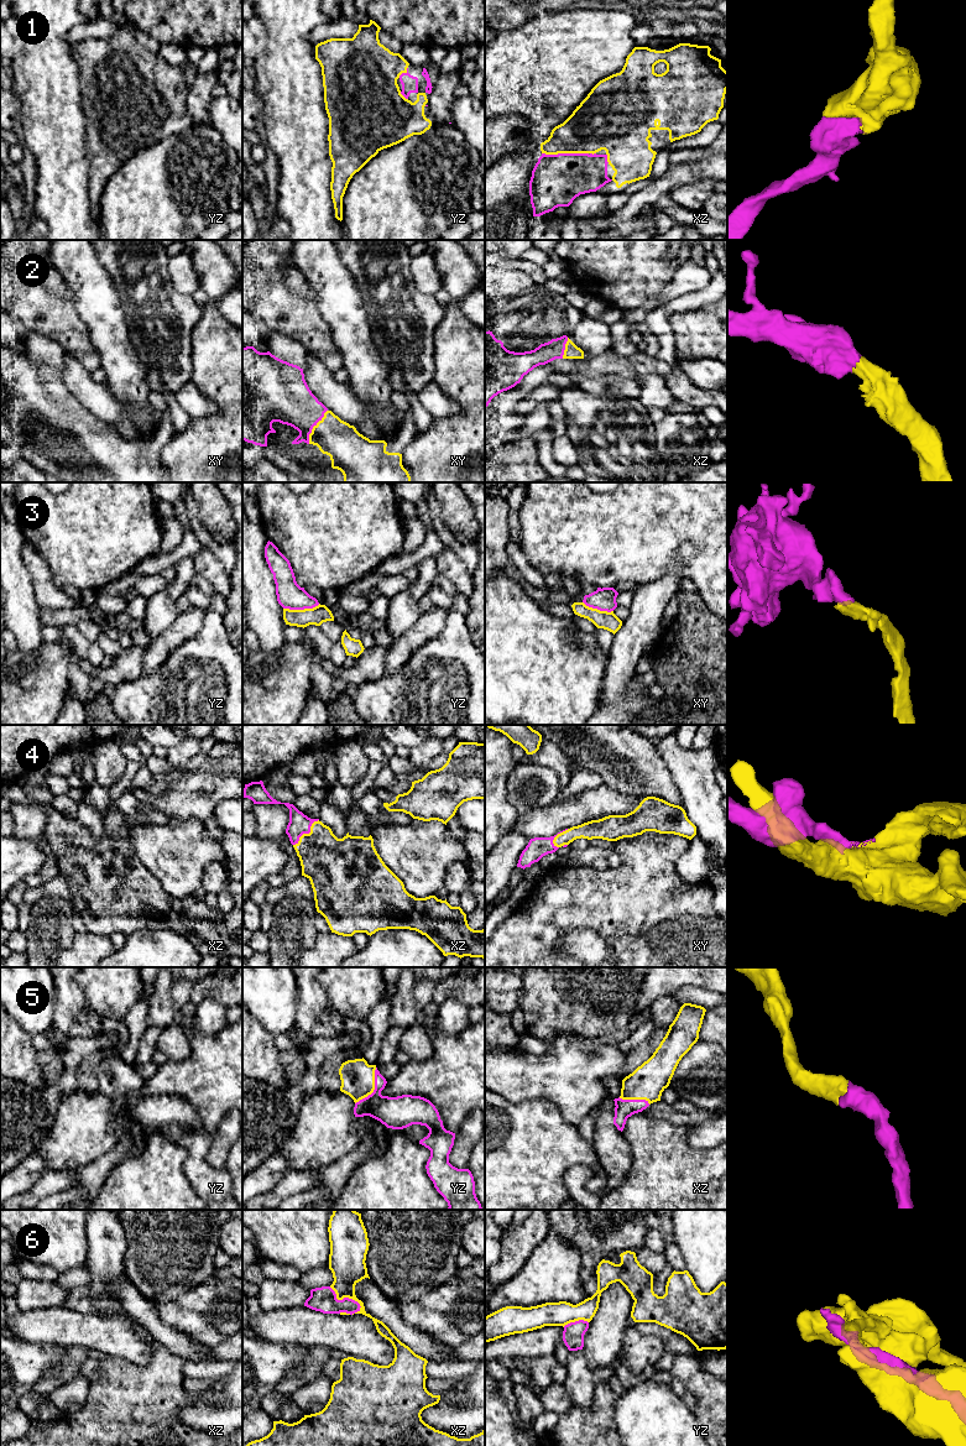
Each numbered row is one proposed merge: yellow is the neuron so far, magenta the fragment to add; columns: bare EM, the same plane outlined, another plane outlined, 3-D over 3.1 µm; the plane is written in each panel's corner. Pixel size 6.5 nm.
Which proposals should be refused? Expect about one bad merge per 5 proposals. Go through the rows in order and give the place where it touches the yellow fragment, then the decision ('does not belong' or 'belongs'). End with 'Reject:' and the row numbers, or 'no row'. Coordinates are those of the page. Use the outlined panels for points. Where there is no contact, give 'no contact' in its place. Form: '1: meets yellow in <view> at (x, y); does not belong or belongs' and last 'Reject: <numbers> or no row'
1: meets yellow in xz at (565, 152); belongs
2: meets yellow in xy at (313, 427); belongs
3: meets yellow in yz at (301, 610); does not belong
4: meets yellow in xz at (307, 834); belongs
5: meets yellow in yz at (374, 1089); belongs
6: meets yellow in xz at (345, 1296); does not belong
Reject: 3, 6

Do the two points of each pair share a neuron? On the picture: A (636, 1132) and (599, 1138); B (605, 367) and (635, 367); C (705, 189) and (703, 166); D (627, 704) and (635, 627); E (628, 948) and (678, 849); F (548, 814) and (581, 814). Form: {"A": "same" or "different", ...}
{"A": "different", "B": "same", "C": "different", "D": "same", "E": "same", "F": "same"}

